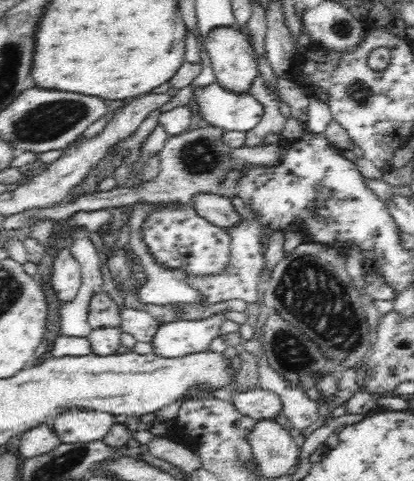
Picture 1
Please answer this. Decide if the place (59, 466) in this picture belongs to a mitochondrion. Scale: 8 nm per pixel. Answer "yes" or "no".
yes

